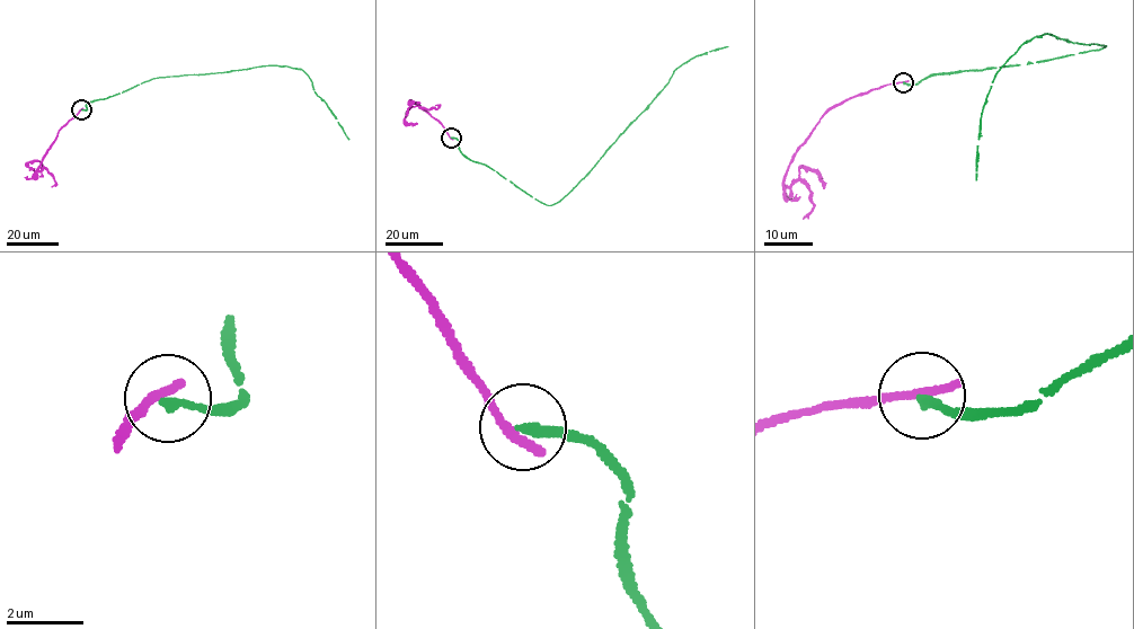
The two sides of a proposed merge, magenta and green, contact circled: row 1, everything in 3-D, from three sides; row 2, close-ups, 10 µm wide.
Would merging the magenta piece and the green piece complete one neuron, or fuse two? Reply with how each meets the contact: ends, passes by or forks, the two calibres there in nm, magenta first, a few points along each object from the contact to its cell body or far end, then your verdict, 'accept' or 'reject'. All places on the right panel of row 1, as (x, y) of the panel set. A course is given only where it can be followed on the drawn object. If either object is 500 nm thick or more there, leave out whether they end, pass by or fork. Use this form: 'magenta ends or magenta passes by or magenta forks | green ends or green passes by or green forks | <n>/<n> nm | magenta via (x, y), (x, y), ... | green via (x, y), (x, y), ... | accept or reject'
magenta ends | green ends | 280/240 nm | magenta via (903, 82), (875, 88), (820, 118), (795, 152), (785, 184), (802, 168), (814, 170), (824, 187) | green via (904, 82), (1033, 63), (1107, 45), (1086, 45), (1050, 34), (1024, 42), (998, 70), (984, 105), (976, 180) | reject

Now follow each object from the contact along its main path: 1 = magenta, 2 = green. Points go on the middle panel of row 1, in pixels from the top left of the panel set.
1: (451, 138), (442, 125), (410, 100), (416, 105), (408, 111), (405, 121), (417, 124)
2: (451, 138), (468, 158), (552, 205), (591, 170), (676, 68), (727, 46)

